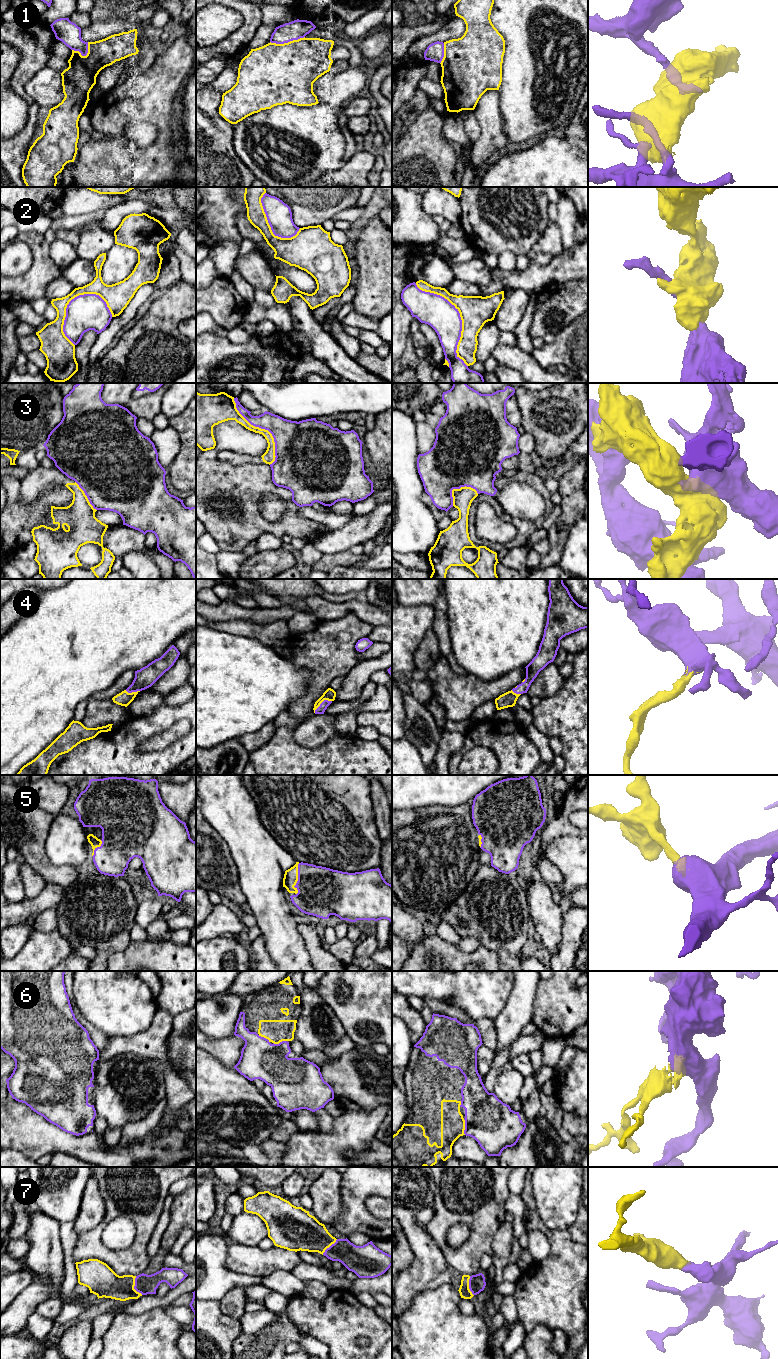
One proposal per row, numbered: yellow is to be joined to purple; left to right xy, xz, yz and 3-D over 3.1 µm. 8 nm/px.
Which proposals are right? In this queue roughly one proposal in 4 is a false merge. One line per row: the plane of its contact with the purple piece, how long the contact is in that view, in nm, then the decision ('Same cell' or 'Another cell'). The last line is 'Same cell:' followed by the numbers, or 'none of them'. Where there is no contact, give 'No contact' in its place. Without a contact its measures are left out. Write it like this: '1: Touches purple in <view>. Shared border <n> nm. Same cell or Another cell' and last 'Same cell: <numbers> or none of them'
1: Touches purple in xz. Shared border 280 nm. Another cell
2: Touches purple in yz. Shared border 800 nm. Another cell
3: Touches purple in xz. Shared border 600 nm. Another cell
4: Touches purple in xz. Shared border 170 nm. Same cell
5: Touches purple in xz. Shared border 260 nm. Same cell
6: Touches purple in yz. Shared border 130 nm. Same cell
7: Touches purple in xy. Shared border 160 nm. Same cell
Same cell: 4, 5, 6, 7

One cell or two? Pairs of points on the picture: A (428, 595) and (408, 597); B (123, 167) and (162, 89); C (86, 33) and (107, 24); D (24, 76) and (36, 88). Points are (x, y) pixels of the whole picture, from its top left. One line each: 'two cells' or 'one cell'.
A: one cell
B: one cell
C: one cell
D: two cells

